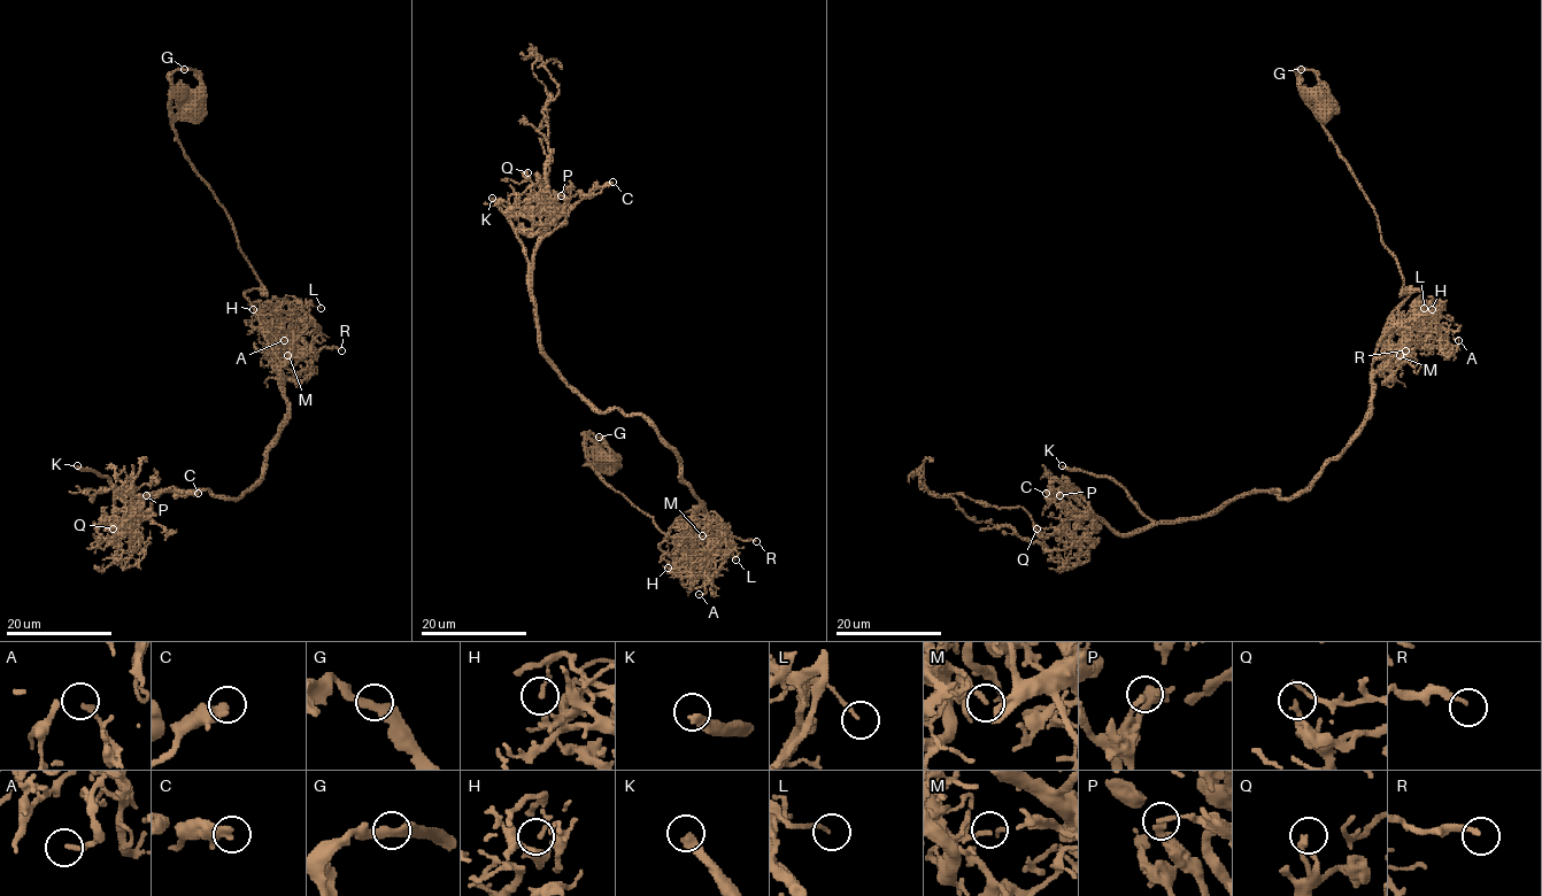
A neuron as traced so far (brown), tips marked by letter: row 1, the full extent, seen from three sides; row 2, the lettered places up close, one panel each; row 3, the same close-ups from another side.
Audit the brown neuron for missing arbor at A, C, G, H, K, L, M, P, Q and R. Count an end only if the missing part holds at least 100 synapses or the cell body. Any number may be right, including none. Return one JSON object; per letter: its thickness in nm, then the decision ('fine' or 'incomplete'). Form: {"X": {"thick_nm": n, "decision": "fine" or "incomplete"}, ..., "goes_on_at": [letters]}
{"A": {"thick_nm": 180, "decision": "fine"}, "C": {"thick_nm": 320, "decision": "fine"}, "G": {"thick_nm": 360, "decision": "fine"}, "H": {"thick_nm": 150, "decision": "fine"}, "K": {"thick_nm": 340, "decision": "incomplete"}, "L": {"thick_nm": 130, "decision": "fine"}, "M": {"thick_nm": 170, "decision": "fine"}, "P": {"thick_nm": 200, "decision": "fine"}, "Q": {"thick_nm": 200, "decision": "fine"}, "R": {"thick_nm": 190, "decision": "fine"}, "goes_on_at": ["K"]}

